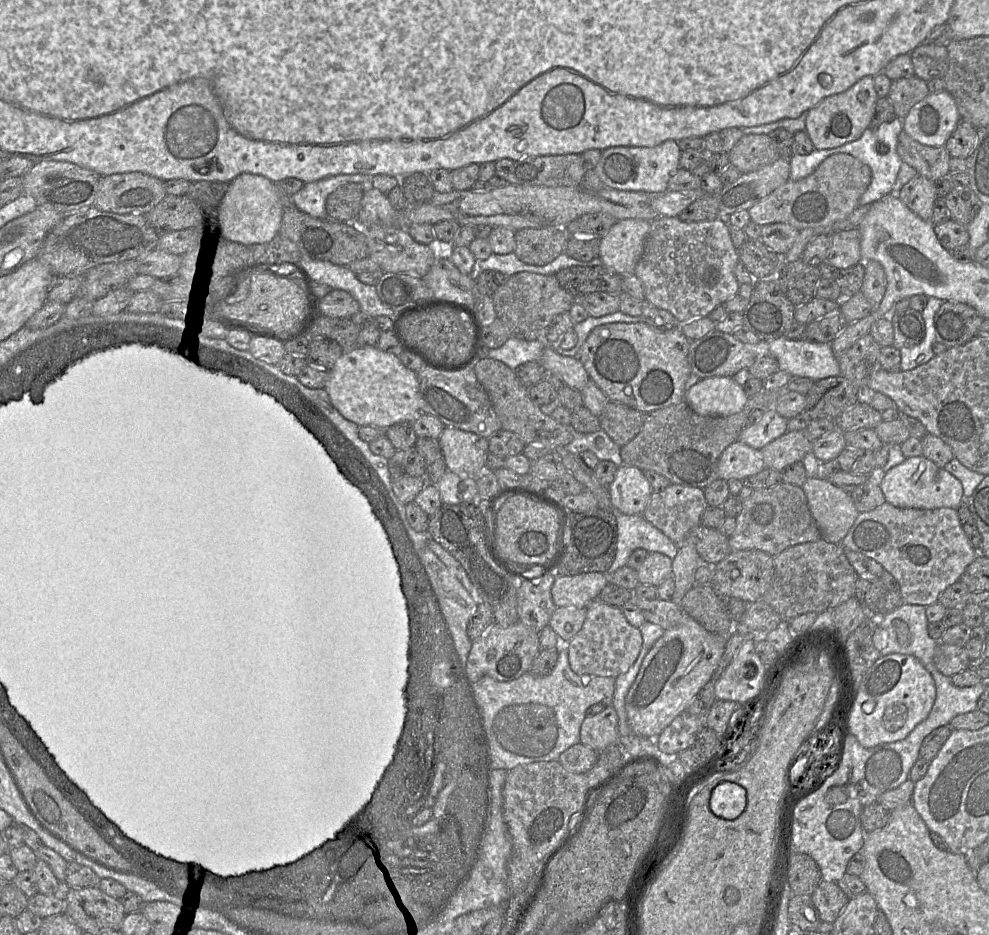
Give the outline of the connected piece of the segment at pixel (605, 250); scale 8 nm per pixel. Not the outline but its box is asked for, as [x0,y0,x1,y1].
[599,219,650,276]

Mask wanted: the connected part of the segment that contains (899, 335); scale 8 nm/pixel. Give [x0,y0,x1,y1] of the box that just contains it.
[889,307,925,350]

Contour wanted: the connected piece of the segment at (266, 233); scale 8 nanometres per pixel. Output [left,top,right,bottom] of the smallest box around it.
[215,173,282,246]

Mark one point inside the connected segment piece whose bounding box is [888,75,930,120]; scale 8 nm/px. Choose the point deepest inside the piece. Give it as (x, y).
(904, 93)

